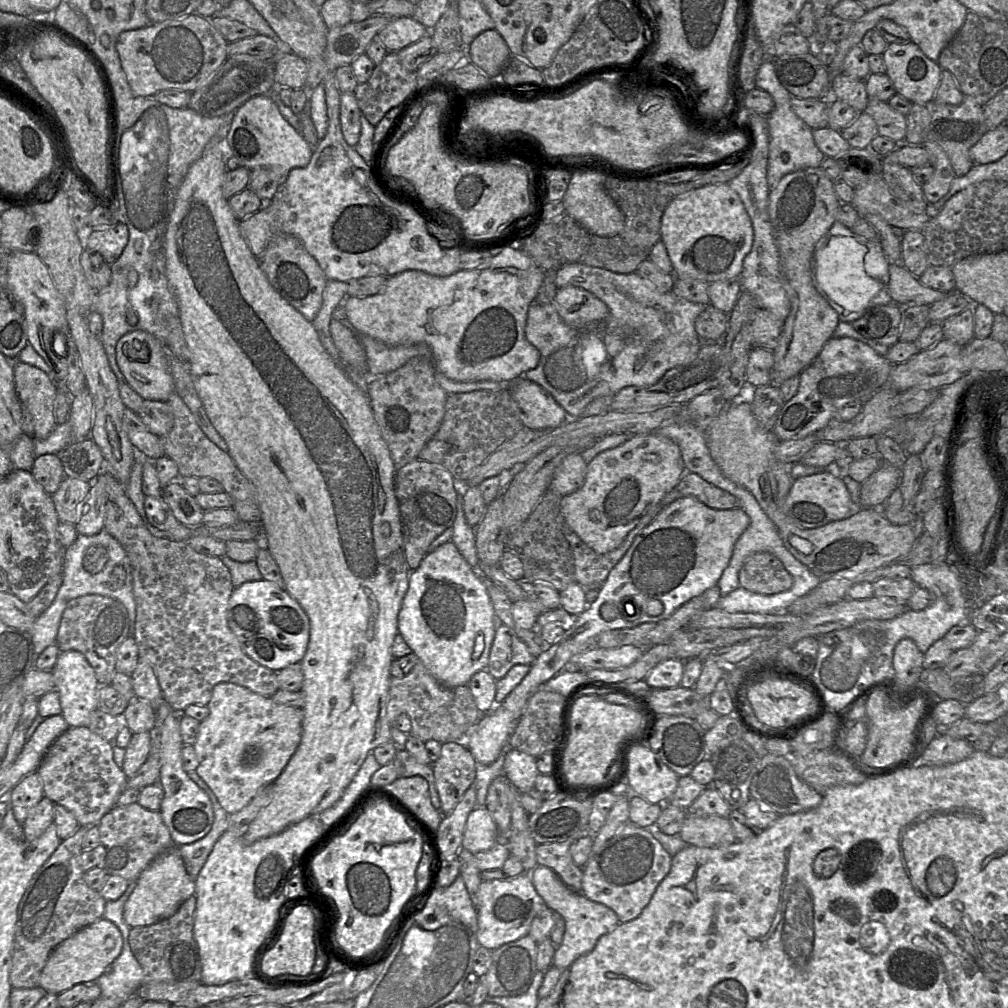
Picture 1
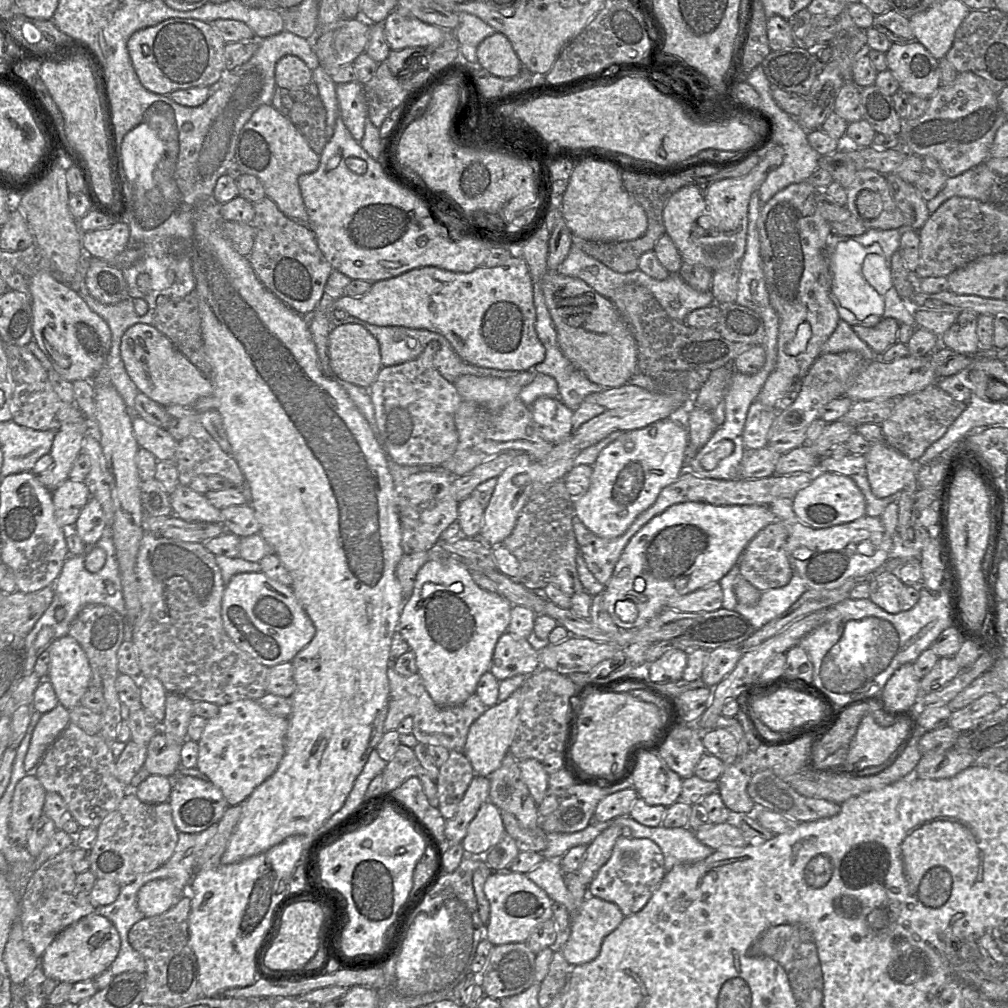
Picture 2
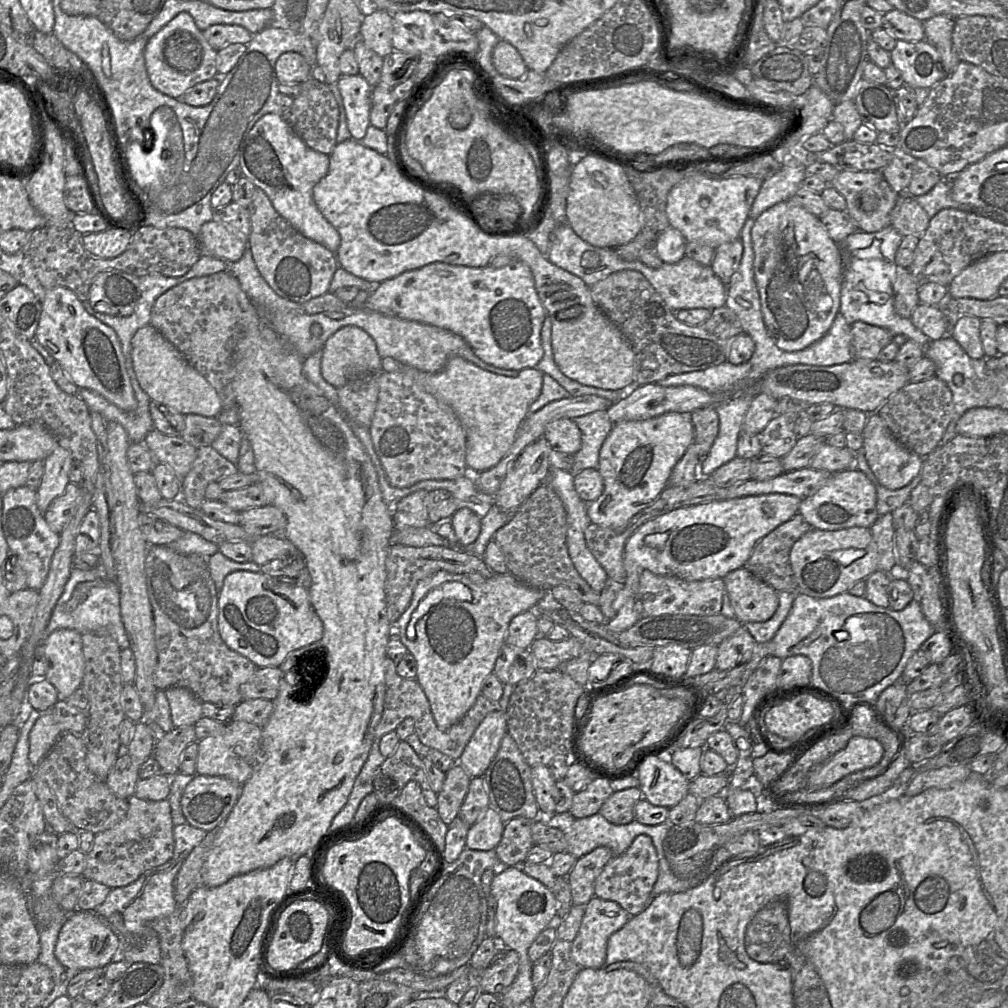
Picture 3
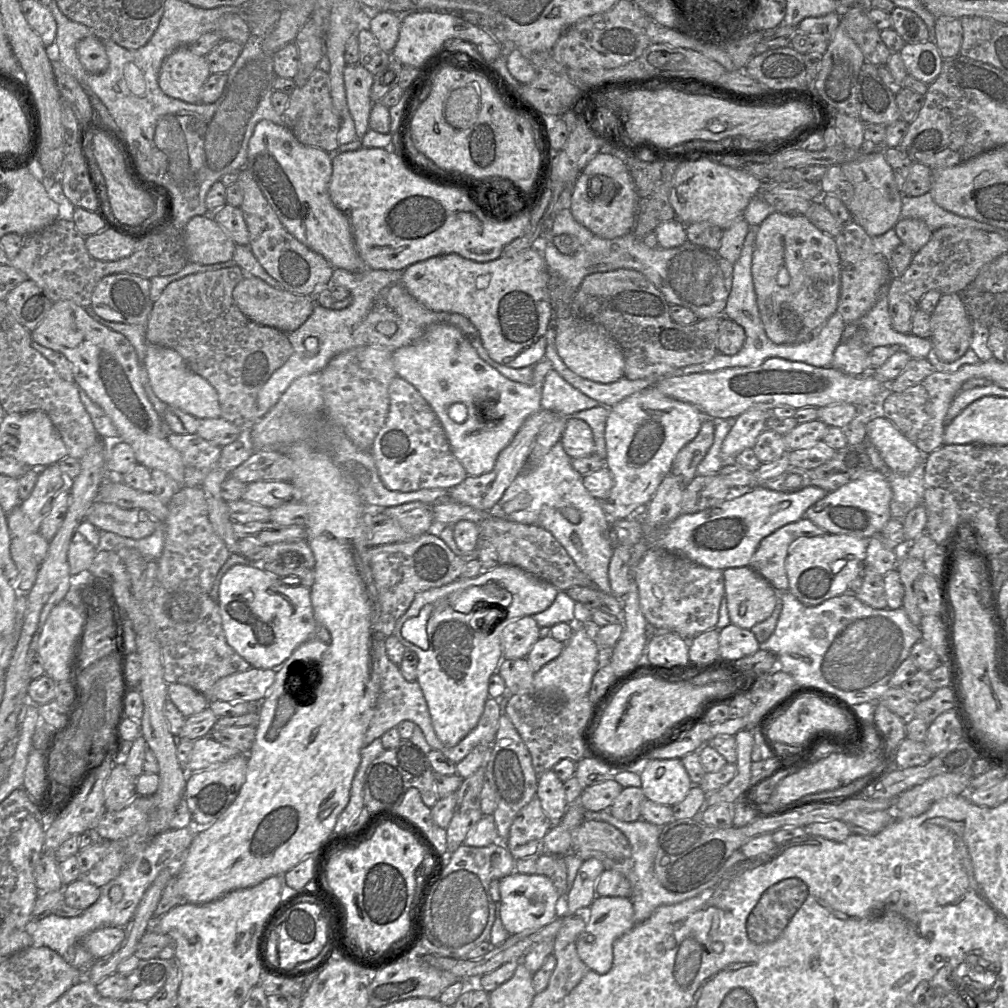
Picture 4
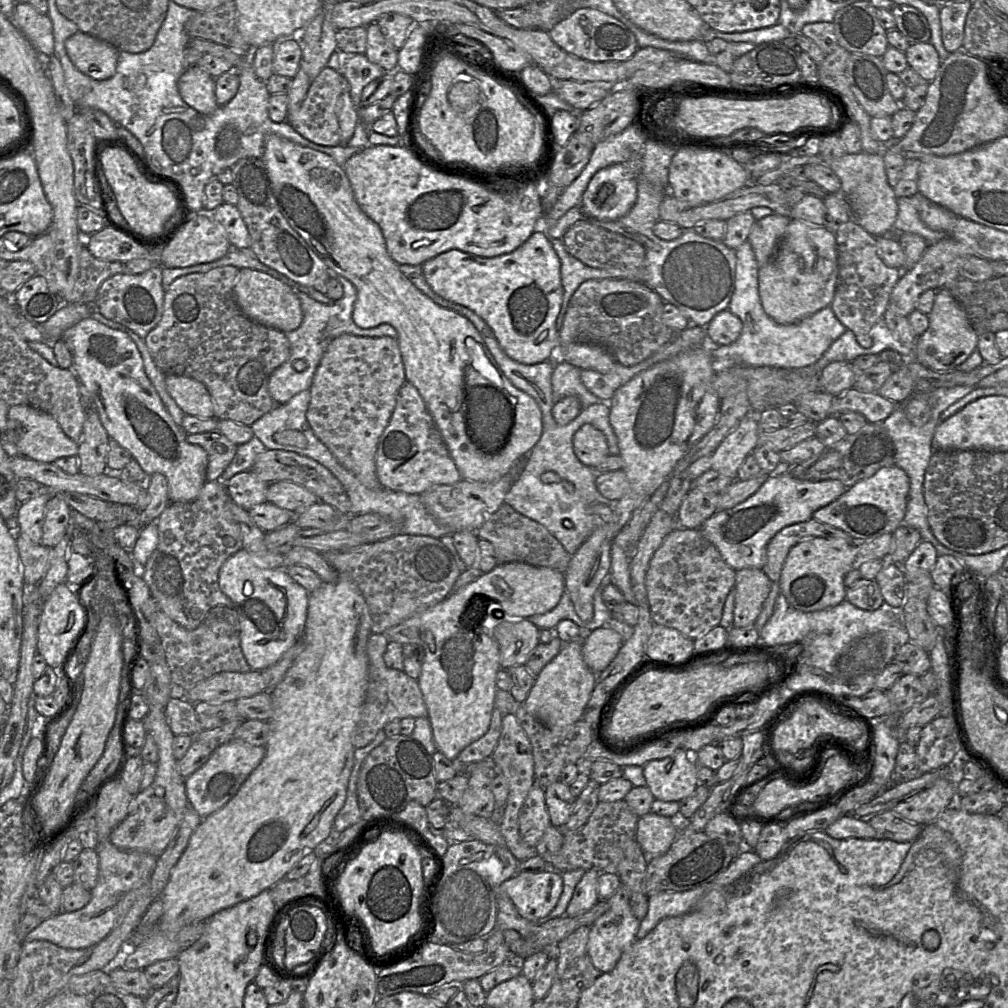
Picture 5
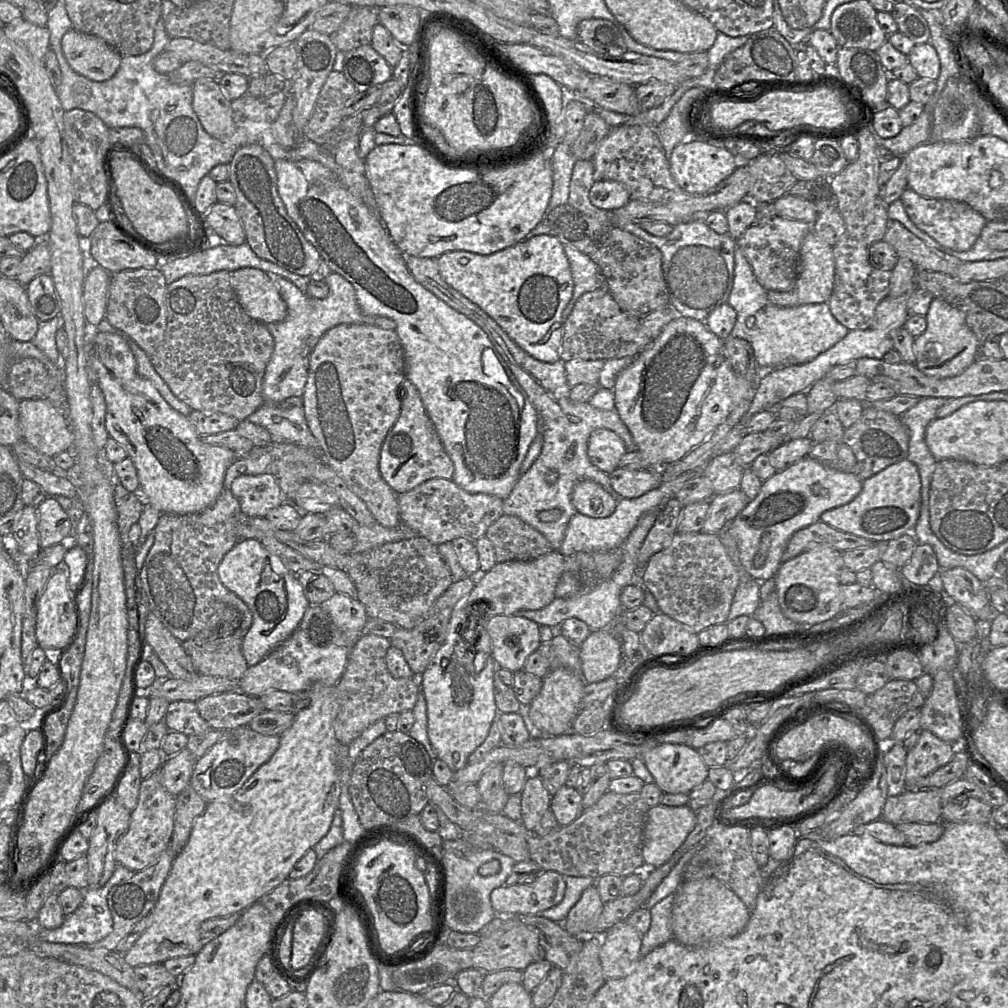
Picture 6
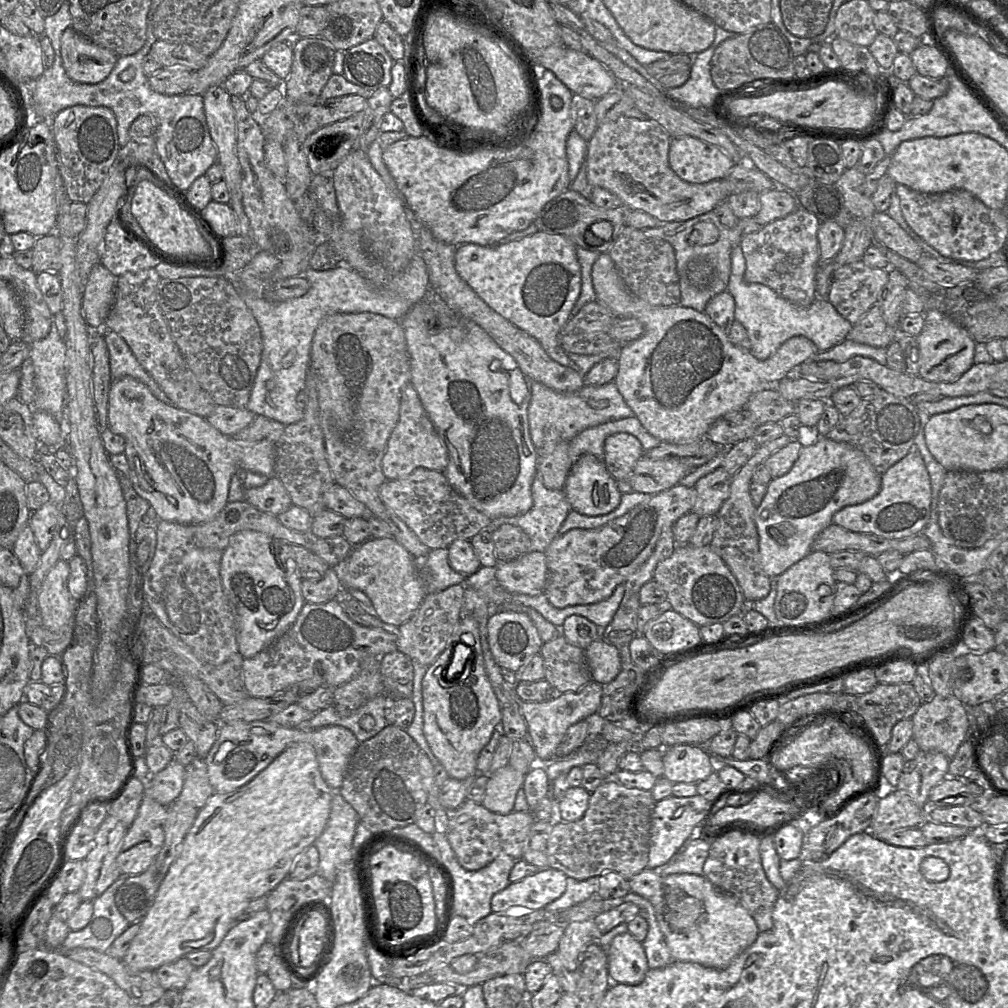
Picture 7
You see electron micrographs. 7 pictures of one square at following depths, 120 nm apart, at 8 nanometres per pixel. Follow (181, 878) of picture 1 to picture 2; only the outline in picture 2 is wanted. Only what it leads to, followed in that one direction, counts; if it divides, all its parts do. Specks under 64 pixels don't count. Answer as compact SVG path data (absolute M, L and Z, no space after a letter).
M172 879L152 880L139 889L137 906L145 918L155 917L177 904L185 893Z

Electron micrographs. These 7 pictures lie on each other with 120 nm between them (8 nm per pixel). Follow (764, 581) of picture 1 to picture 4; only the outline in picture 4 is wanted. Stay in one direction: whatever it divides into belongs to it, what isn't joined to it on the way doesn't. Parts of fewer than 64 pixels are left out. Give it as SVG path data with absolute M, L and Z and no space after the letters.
M804 516L763 538L749 566L764 577L774 589L789 591L785 561L791 545L799 538L825 534L826 530Z

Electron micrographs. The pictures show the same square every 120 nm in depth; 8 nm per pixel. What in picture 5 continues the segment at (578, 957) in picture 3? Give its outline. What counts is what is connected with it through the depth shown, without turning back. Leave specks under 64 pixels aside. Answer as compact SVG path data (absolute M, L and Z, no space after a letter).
M625 885L608 899L606 899L609 909L601 915L590 927L587 952L594 967L601 973L612 971L624 950L637 938L640 920L638 920L631 909L630 891Z

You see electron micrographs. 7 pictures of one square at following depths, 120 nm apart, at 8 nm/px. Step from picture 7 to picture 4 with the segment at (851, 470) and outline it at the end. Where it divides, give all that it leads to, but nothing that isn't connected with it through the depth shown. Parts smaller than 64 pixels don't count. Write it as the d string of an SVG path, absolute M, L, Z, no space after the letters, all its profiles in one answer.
M817 486L785 493L755 487L735 492L715 507L693 514L681 513L667 526L653 533L653 549L679 554L692 562L711 569L749 566L761 540L786 524L804 517L806 510L828 492Z

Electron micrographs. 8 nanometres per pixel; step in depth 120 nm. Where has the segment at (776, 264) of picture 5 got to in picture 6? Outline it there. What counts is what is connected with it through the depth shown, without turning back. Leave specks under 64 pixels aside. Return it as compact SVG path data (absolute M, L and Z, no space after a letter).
M810 231L803 240L795 287L790 291L767 291L768 300L780 307L794 307L804 304L819 304L829 301L834 287L833 247Z

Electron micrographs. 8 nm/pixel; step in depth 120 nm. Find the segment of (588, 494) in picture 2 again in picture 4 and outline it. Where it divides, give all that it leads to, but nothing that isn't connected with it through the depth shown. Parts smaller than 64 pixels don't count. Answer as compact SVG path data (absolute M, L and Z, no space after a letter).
M655 386L642 389L610 408L605 429L605 467L611 472L614 484L601 506L611 520L633 517L646 507L663 479L672 471L679 451L698 434L704 418L694 405L668 397Z

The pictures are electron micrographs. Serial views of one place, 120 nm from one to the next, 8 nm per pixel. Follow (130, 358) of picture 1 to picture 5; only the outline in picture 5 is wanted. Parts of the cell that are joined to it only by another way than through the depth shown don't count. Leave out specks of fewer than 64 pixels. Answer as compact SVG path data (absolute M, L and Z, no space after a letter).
M166 375L165 385L185 415L202 419L214 418L212 400L204 384L189 377Z

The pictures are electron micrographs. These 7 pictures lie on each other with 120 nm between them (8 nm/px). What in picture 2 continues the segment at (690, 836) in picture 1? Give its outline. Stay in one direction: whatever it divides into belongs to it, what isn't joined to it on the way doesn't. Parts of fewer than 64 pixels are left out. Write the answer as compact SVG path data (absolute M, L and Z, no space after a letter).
M734 821L714 825L703 825L694 831L695 837L704 845L717 850L722 846L741 847L748 844L745 836Z

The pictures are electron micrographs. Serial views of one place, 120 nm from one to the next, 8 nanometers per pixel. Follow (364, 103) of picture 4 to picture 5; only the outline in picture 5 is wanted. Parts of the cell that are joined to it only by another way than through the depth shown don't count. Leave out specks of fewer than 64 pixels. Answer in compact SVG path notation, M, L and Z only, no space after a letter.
M365 54L348 55L347 57L345 57L344 63L341 67L341 71L338 71L338 72L341 73L349 83L350 97L356 108L366 107L366 106L361 106L361 95L362 95L363 89L369 83L381 77L385 73L387 73L387 71L385 71L383 68L381 68L377 64L370 62L365 56Z

